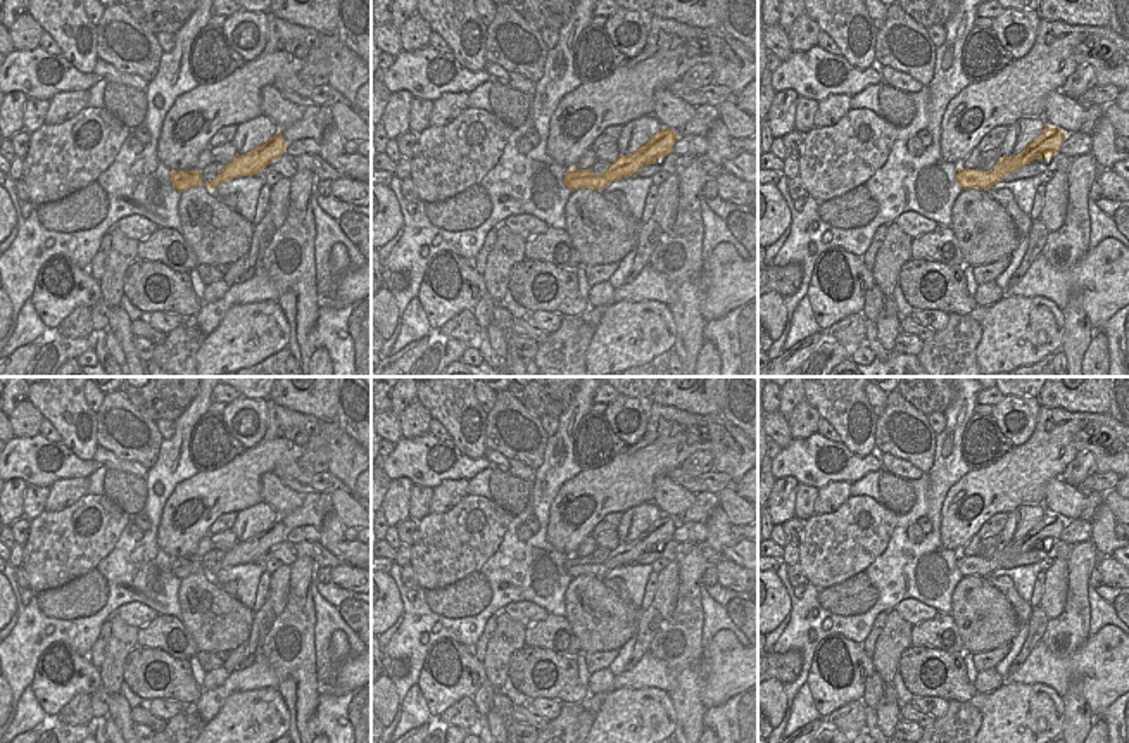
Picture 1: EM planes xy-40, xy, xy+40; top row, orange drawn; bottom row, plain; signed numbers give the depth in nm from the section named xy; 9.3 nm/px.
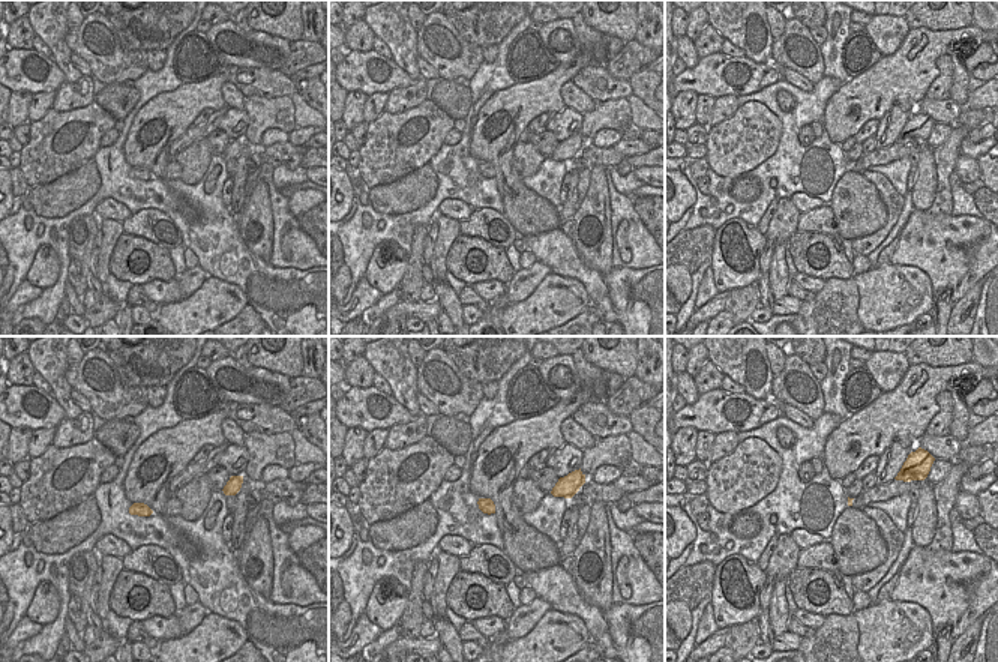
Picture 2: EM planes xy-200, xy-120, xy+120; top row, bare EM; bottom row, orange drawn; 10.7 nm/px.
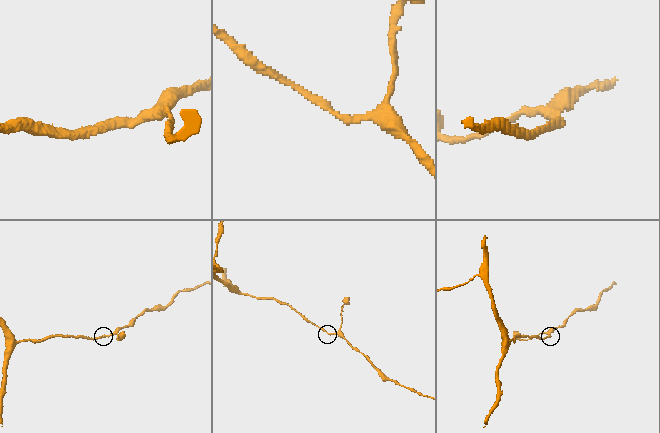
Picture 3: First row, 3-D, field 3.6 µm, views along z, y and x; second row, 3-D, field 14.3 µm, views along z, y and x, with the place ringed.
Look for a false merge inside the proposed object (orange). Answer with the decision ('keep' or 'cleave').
keep

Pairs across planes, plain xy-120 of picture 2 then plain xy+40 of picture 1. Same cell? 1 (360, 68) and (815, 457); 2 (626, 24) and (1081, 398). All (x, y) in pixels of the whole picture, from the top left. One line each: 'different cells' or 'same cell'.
1: same cell
2: same cell

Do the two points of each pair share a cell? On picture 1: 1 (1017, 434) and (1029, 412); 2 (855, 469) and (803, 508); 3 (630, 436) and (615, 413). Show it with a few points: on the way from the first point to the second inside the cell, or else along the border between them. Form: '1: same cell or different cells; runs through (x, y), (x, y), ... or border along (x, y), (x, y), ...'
1: same cell; runs through (1022, 431), (1026, 417)
2: different cells; border along (800, 482), (812, 484), (817, 489)
3: same cell; runs through (641, 424), (643, 413), (634, 406), (627, 406)

